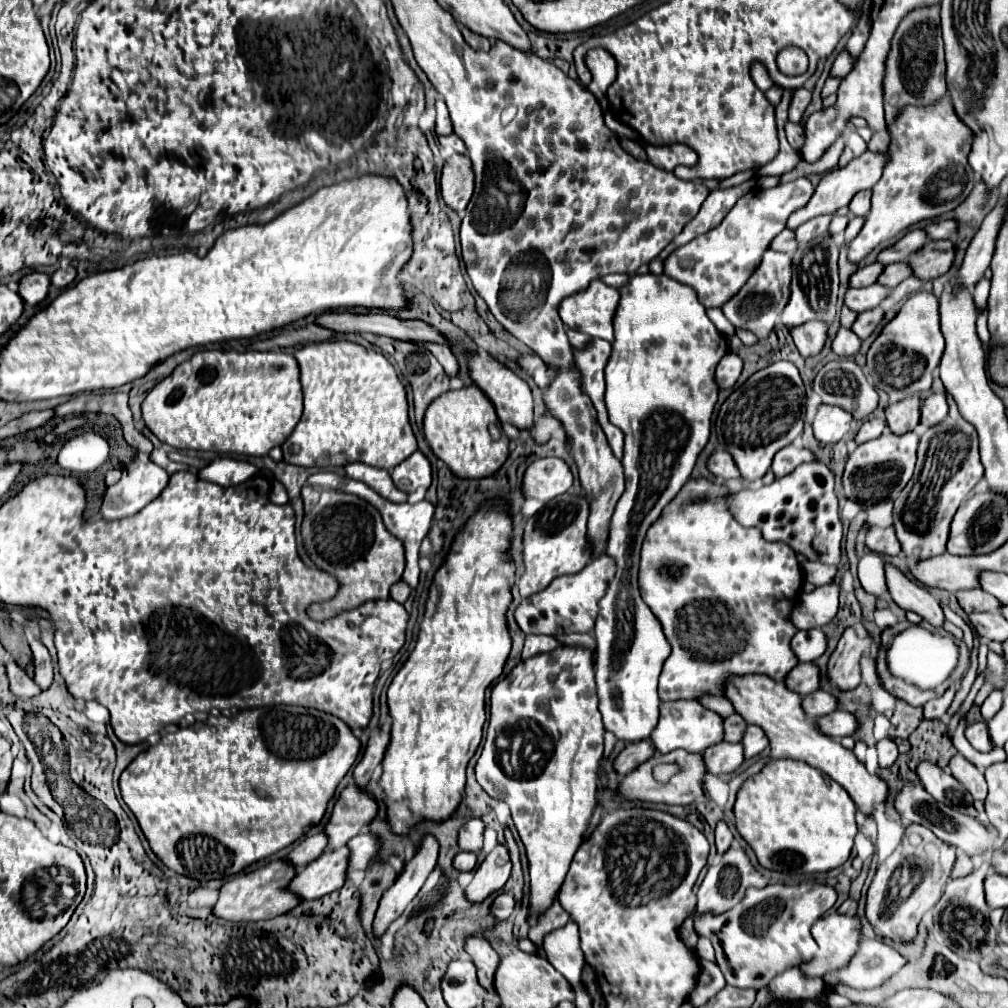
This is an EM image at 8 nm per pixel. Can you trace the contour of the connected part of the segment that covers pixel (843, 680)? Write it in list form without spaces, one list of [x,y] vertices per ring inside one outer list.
[[[846,628],[838,646],[836,646],[836,650],[832,652],[832,656],[828,660],[828,680],[830,680],[830,684],[834,688],[842,690],[842,692],[854,690],[860,684],[860,656],[868,650],[870,650],[870,638],[858,638],[852,628]]]

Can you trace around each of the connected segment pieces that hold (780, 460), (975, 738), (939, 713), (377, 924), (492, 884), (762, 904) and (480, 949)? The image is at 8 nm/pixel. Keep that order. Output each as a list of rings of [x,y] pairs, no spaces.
[[[790,444],[790,446],[786,446],[786,448],[782,448],[782,450],[776,452],[770,470],[774,472],[776,478],[782,478],[782,476],[790,474],[798,464],[810,462],[810,460],[814,460],[814,454],[812,452],[808,452],[804,448],[794,448]]]
[[[984,722],[970,724],[966,728],[966,740],[978,750],[978,752],[990,752],[994,748],[990,736],[988,736],[988,726]]]
[[[950,684],[950,688],[944,694],[934,700],[928,700],[928,704],[923,707],[923,714],[928,720],[941,718],[950,707],[954,694],[956,694],[956,686]]]
[[[424,834],[420,840],[420,848],[404,864],[404,872],[396,878],[396,882],[384,892],[380,898],[380,906],[374,920],[374,934],[380,938],[388,924],[402,916],[402,912],[416,898],[420,888],[424,886],[428,874],[434,870],[438,858],[438,840],[432,834]]]
[[[498,844],[476,868],[474,880],[466,886],[466,900],[472,904],[484,902],[490,894],[504,888],[504,884],[510,878],[510,870],[512,870],[512,862],[508,850],[506,846]]]
[[[802,882],[794,886],[782,886],[782,884],[772,884],[766,888],[750,888],[746,892],[744,900],[736,904],[732,910],[720,914],[720,916],[696,916],[694,928],[698,934],[708,936],[714,950],[716,950],[716,962],[730,986],[736,988],[754,988],[762,990],[770,984],[770,980],[778,974],[782,974],[786,968],[792,966],[802,966],[806,960],[810,960],[818,948],[816,940],[810,934],[812,924],[826,914],[836,902],[836,892],[830,886],[822,886],[816,882]]]
[[[470,936],[466,940],[466,952],[478,968],[478,980],[488,992],[494,992],[494,972],[498,970],[498,954],[482,936]]]

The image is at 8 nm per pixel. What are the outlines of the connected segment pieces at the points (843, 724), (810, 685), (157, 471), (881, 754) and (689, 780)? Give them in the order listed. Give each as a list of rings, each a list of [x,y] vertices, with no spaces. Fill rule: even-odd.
[[[834,710],[830,716],[818,718],[818,728],[822,728],[822,732],[826,732],[826,736],[834,736],[834,740],[854,734],[856,726],[858,726],[856,718],[848,712],[840,712],[840,710]]]
[[[798,662],[792,670],[790,676],[784,680],[784,684],[788,688],[792,688],[792,692],[798,692],[800,696],[808,696],[810,692],[818,690],[820,684],[820,676],[818,676],[818,666],[812,662]]]
[[[138,454],[132,464],[126,466],[118,484],[108,486],[102,502],[102,516],[106,520],[118,520],[134,516],[146,504],[158,498],[166,488],[170,476],[164,468],[156,466],[148,454]]]
[[[890,738],[880,740],[876,744],[876,750],[878,750],[878,764],[880,764],[880,768],[890,768],[894,764],[894,760],[898,758],[897,745]]]
[[[668,752],[668,754],[656,754],[650,760],[646,760],[646,764],[640,764],[638,768],[634,768],[634,772],[626,774],[620,784],[618,784],[618,798],[622,802],[650,802],[650,804],[690,804],[694,798],[702,796],[702,784],[700,778],[704,774],[704,762],[700,754],[690,754],[690,752]],[[656,764],[676,764],[678,772],[670,778],[668,784],[658,784],[652,778],[652,768]]]

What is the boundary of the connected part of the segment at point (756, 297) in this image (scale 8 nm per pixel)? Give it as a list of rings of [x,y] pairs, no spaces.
[[[766,250],[766,254],[762,256],[762,264],[754,270],[750,282],[746,282],[740,288],[740,292],[722,306],[722,312],[736,328],[746,328],[754,332],[758,338],[768,338],[768,334],[780,320],[780,312],[786,306],[788,296],[790,296],[790,256]]]

